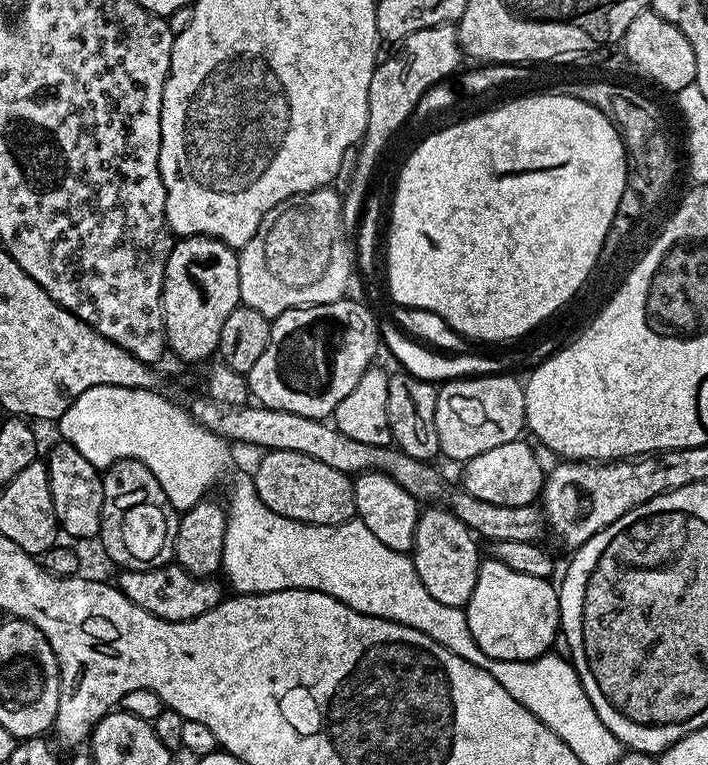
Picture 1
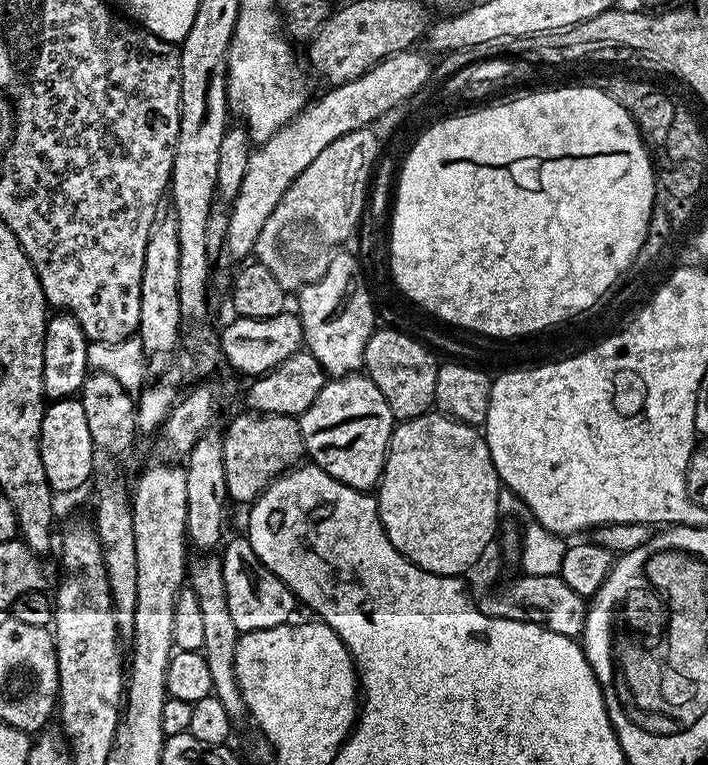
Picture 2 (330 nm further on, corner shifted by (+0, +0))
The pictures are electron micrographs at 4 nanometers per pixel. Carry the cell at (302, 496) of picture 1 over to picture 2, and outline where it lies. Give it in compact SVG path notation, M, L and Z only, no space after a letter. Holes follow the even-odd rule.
M244 410L228 424L224 437L224 465L229 501L251 505L272 481L297 467L305 459L304 439L297 417L282 414L261 414Z

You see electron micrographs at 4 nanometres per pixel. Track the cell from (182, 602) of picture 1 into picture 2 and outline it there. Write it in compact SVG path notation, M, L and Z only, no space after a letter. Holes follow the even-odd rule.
M246 538L226 544L222 551L222 578L226 578L226 598L234 626L243 634L289 623L293 619L292 611L298 608L296 595L260 561Z

